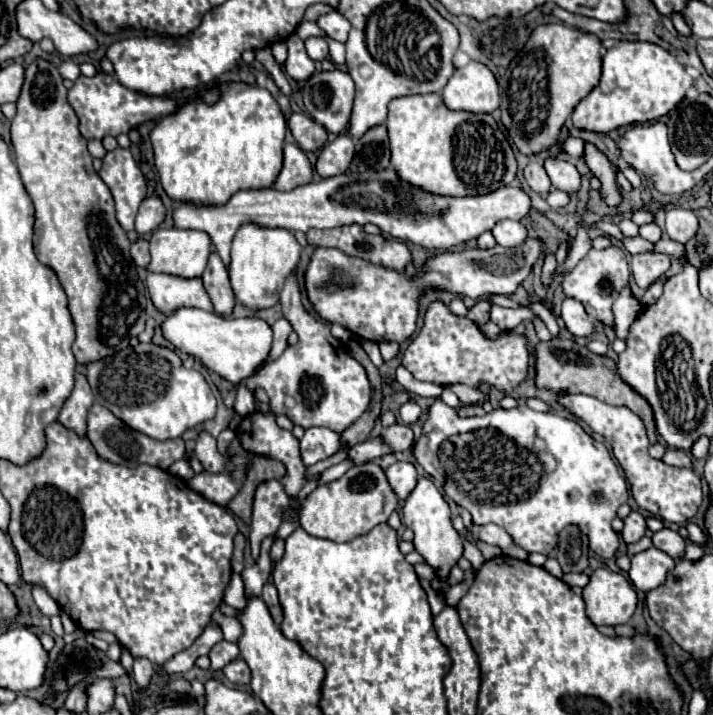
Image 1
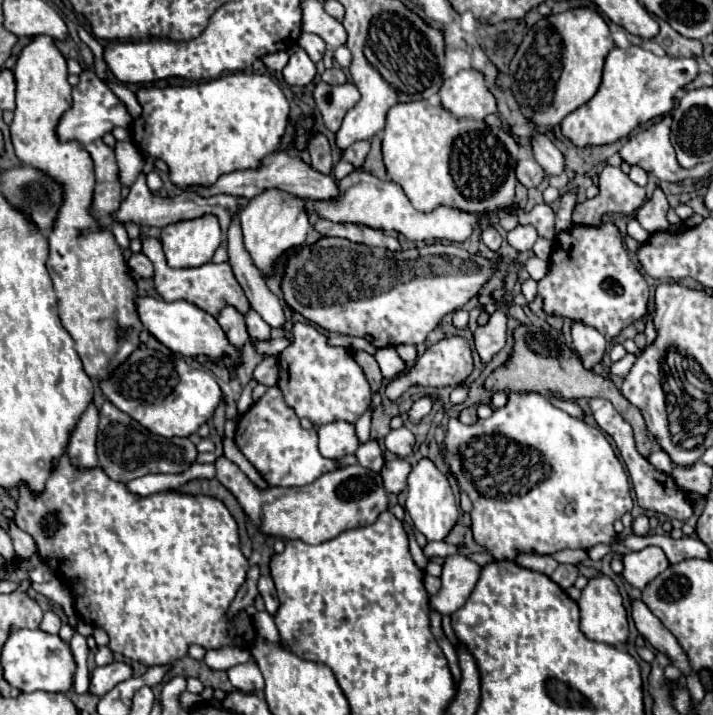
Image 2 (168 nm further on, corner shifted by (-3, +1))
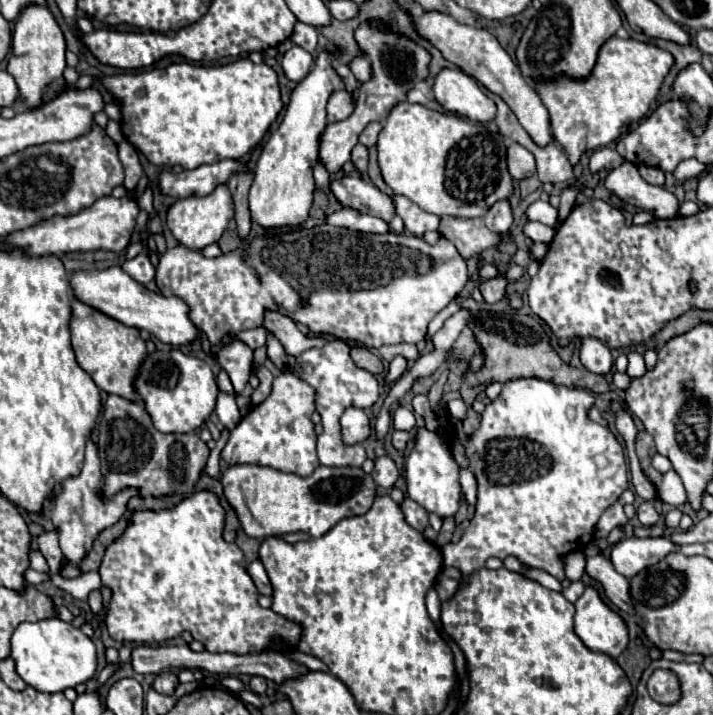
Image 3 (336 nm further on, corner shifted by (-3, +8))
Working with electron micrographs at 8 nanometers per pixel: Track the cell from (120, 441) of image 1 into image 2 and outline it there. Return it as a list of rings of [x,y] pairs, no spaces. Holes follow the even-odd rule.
[[[105,402],[99,410],[99,432],[97,432],[97,458],[99,466],[109,478],[117,482],[129,482],[145,474],[177,474],[187,470],[195,458],[197,450],[189,438],[163,438],[151,434],[129,414],[123,414],[111,402]]]

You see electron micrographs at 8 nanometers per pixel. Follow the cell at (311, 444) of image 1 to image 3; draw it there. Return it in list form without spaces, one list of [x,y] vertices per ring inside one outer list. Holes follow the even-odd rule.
[[[349,407],[343,417],[341,417],[341,431],[343,431],[343,441],[347,445],[355,445],[365,441],[371,435],[371,423],[369,417],[365,415],[363,409]]]

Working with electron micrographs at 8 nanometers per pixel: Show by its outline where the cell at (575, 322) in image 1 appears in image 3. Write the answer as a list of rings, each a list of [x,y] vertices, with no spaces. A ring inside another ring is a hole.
[[[583,339],[581,341],[581,363],[587,371],[607,375],[613,367],[611,351],[597,339]]]

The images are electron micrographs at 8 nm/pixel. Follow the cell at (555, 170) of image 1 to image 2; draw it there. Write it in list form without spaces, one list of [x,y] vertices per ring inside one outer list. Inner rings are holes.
[[[545,134],[533,136],[533,156],[549,176],[559,176],[565,170],[565,158]]]

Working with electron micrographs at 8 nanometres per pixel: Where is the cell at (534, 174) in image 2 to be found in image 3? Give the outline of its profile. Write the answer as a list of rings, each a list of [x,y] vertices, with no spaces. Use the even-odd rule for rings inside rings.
[[[511,143],[507,147],[507,169],[515,181],[531,177],[535,173],[535,157],[519,143]]]

